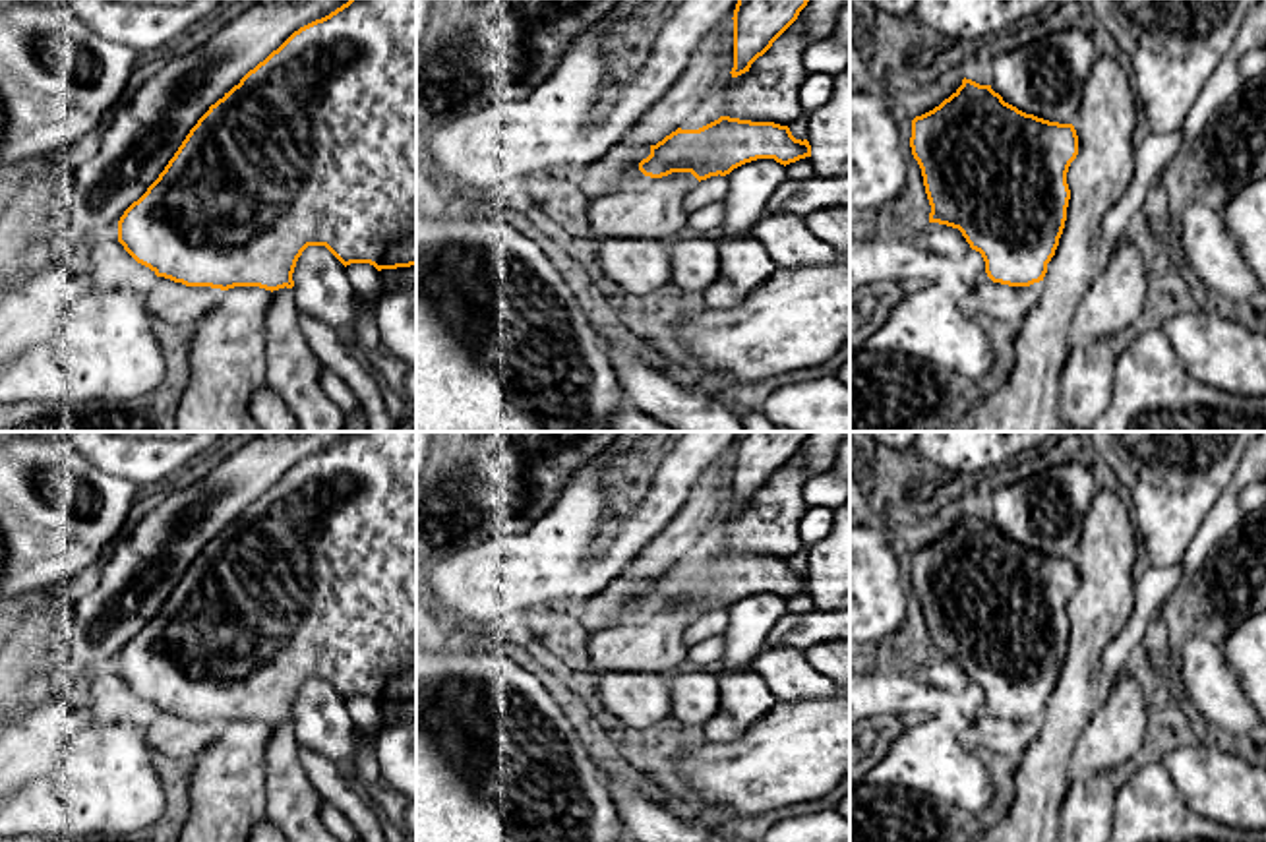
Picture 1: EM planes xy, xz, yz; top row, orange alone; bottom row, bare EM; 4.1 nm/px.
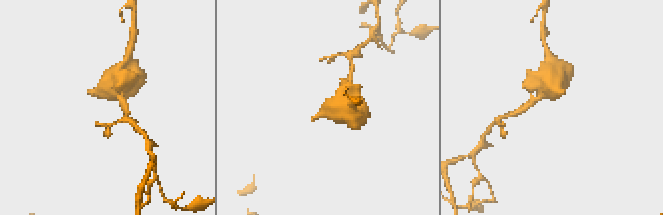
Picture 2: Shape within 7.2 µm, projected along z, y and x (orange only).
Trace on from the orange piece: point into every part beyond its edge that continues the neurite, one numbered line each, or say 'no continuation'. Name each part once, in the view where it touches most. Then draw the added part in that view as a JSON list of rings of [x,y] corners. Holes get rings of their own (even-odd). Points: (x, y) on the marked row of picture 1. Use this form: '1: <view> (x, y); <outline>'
no continuation

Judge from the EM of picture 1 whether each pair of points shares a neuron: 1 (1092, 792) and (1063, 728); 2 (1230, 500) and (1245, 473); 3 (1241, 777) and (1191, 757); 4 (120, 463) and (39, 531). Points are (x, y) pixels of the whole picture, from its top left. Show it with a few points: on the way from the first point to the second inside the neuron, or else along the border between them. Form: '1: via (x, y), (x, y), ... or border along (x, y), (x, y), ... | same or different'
1: border along (1069, 782), (1059, 821) | different
2: via (1232, 494), (1241, 479) | same
3: via (1230, 777), (1210, 777), (1203, 769) | same
4: border along (78, 451), (103, 471), (130, 479), (138, 486) | different

